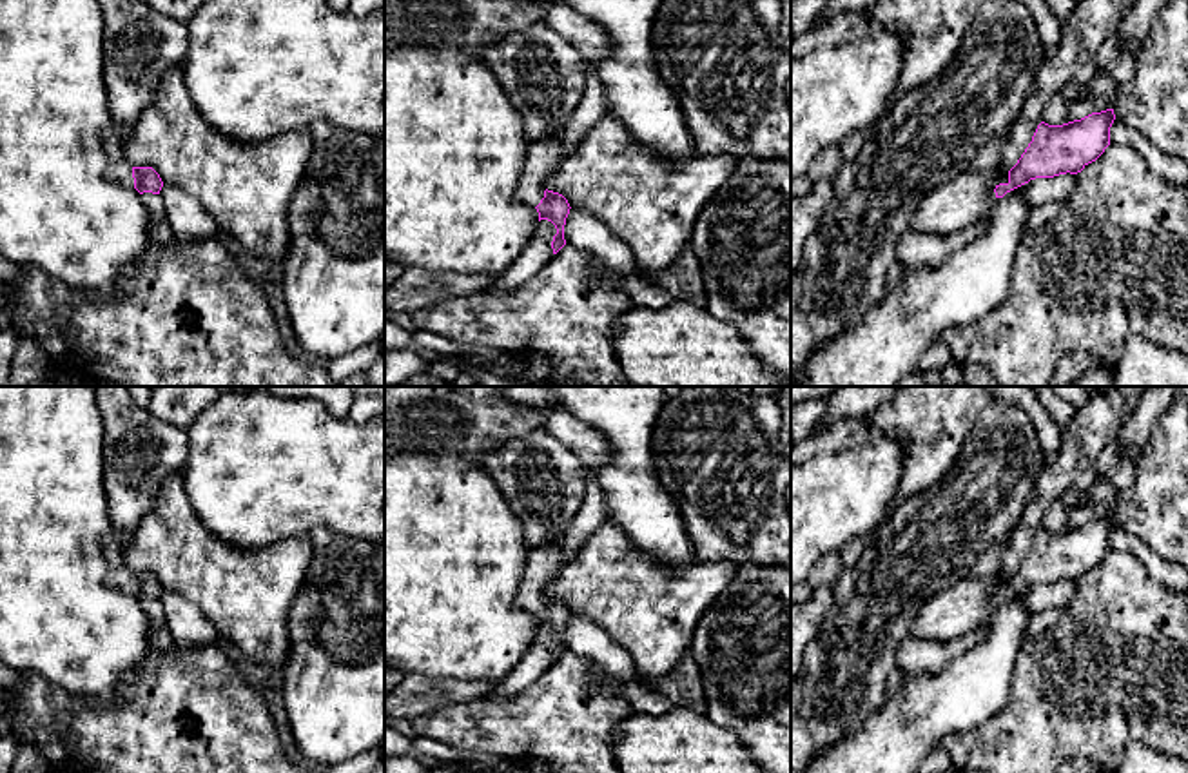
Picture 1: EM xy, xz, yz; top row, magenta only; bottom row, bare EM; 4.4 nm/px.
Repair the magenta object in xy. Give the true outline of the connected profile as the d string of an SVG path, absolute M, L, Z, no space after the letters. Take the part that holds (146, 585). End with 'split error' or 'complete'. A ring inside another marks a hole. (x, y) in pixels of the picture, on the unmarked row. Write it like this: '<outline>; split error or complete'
M118 568L109 573L109 582L125 593L136 595L140 601L160 601L163 588L152 573L131 573L127 568Z; split error

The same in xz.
M555 537L551 543L528 550L526 568L517 595L517 606L528 613L535 613L539 628L548 626L555 631L551 655L557 660L564 651L564 631L570 621L568 606L546 595L548 584L557 577L562 557L562 539Z; split error

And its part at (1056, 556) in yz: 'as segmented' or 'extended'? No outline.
extended

